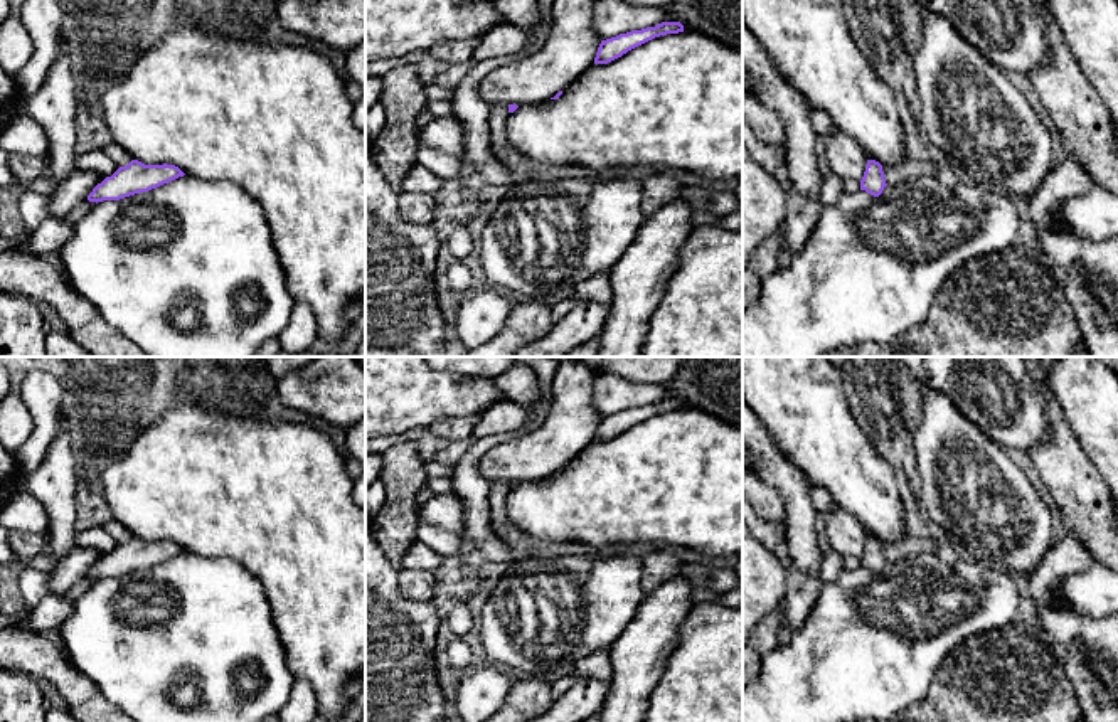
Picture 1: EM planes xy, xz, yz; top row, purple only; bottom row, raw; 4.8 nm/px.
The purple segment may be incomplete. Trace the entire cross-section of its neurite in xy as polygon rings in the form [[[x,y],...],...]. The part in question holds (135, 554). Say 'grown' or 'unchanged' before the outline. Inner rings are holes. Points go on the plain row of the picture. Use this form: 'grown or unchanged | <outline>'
unchanged | [[[131,537],[126,544],[120,544],[111,554],[106,554],[88,572],[89,579],[120,577],[140,569],[148,569],[168,560],[185,550],[175,542],[145,542]]]

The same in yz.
unchanged | [[[867,537],[867,544],[860,557],[860,567],[865,567],[867,571],[879,574],[886,562],[887,560],[884,555],[882,542],[876,537]]]

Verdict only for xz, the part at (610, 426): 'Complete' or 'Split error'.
Complete

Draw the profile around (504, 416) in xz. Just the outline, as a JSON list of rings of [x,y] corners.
[[[502,399],[480,414],[471,436],[475,439],[517,431],[529,421],[529,411],[510,401]]]

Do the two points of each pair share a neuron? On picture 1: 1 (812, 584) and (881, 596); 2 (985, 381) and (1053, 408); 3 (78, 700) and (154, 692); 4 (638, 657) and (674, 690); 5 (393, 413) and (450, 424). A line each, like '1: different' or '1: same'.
1: different
2: different
3: different
4: different
5: different

